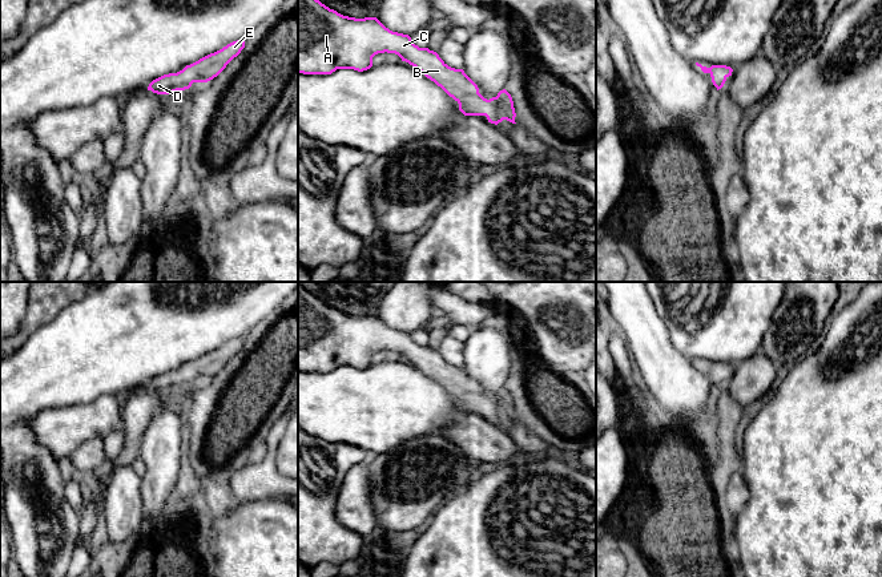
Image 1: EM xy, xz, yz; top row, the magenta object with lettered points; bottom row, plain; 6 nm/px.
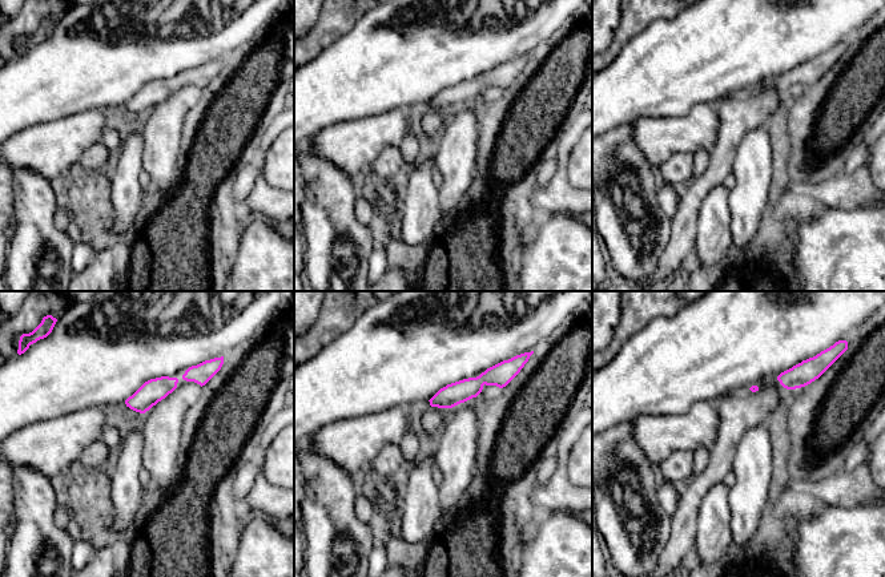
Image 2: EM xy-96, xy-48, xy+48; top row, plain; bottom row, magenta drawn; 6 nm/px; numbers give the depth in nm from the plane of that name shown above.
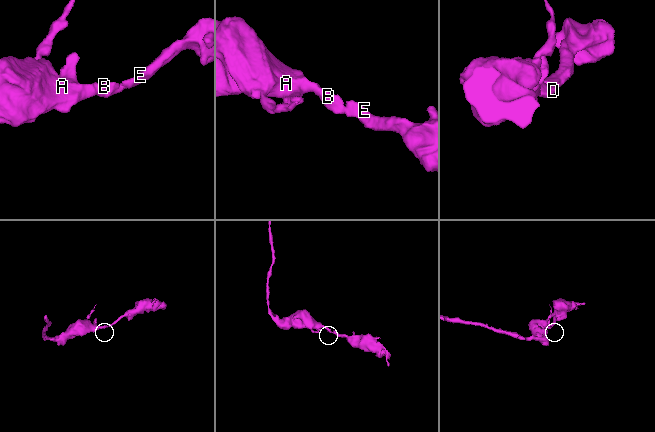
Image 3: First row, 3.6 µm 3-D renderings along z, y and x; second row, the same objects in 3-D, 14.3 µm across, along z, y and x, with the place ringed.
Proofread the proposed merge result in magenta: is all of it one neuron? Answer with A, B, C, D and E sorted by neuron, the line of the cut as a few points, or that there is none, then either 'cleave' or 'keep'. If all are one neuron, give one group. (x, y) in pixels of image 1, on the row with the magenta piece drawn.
groups A B C D E; cut none; keep

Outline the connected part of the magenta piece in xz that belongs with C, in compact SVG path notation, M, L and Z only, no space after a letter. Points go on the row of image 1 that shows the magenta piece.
M298 0L298 73L331 74L337 69L363 72L372 66L375 55L384 52L398 55L402 61L434 81L459 104L459 110L464 116L486 116L488 122L495 125L503 120L516 124L514 101L506 89L487 100L463 69L448 66L436 52L419 48L408 35L390 31L376 17L349 17L330 9L319 0Z

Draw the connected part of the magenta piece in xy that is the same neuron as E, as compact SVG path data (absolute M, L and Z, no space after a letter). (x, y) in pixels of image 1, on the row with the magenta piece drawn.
M243 40L233 41L222 49L186 65L177 73L164 74L153 80L149 84L148 90L157 94L169 94L177 90L189 89L193 82L208 82L217 77L243 48Z

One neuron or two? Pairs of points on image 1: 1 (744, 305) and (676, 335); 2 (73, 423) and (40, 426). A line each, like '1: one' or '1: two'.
1: one
2: one

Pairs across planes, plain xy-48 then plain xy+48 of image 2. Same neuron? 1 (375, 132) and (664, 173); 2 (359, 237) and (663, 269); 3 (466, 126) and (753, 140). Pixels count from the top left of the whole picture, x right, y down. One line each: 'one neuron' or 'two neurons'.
1: two neurons
2: two neurons
3: one neuron

